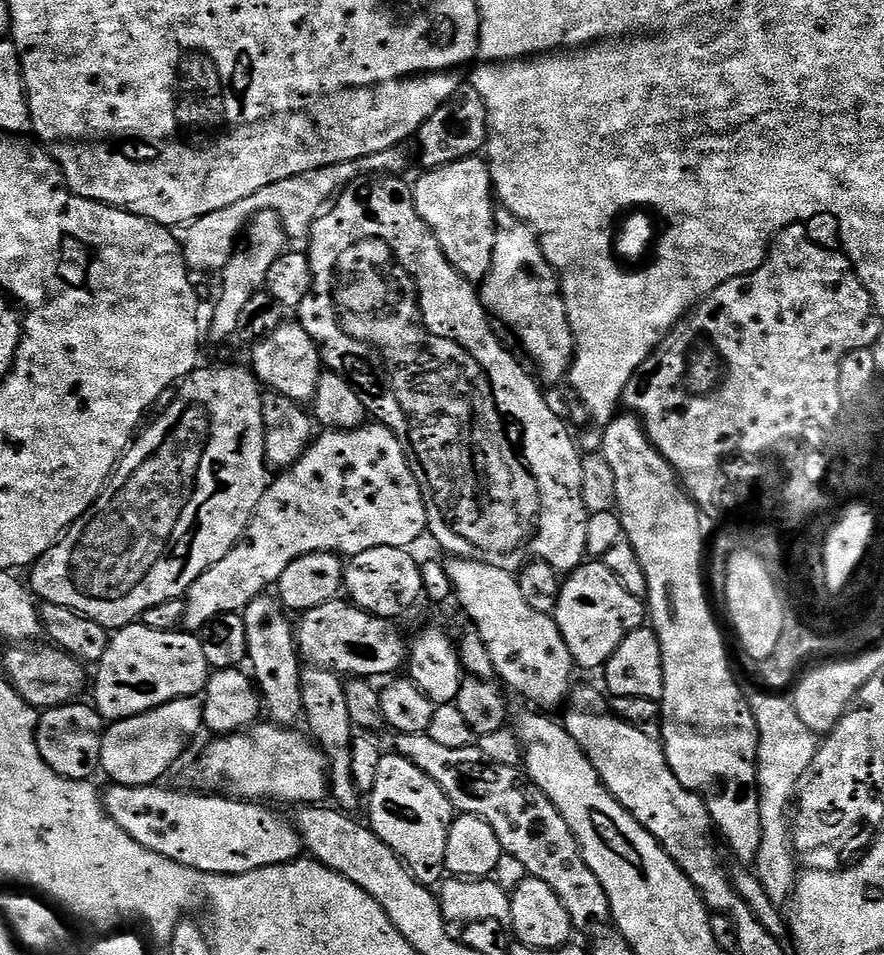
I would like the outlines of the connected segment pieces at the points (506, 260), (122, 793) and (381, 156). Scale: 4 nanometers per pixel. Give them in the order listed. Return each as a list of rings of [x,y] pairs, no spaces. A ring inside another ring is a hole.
[[[503,210],[496,214],[492,271],[488,273],[482,287],[483,307],[493,317],[496,315],[506,327],[512,328],[521,346],[528,351],[529,358],[536,363],[535,371],[538,376],[540,371],[541,376],[539,379],[545,385],[563,381],[571,369],[572,357],[576,354],[576,339],[568,324],[560,281],[541,252],[536,233],[517,216]]]
[[[113,783],[111,789],[107,793],[103,793],[104,811],[108,813],[108,817],[114,822],[118,822],[118,826],[122,830],[126,830],[126,834],[130,834],[130,838],[134,842],[138,842],[142,846],[146,846],[146,850],[150,850],[159,856],[170,858],[174,862],[178,862],[184,868],[193,868],[199,872],[209,872],[215,876],[241,876],[247,872],[254,870],[262,870],[270,866],[278,866],[279,864],[289,864],[290,861],[297,859],[302,852],[302,841],[300,834],[296,830],[296,825],[291,819],[283,820],[276,812],[271,812],[271,807],[265,806],[260,802],[249,802],[239,798],[229,798],[224,794],[205,794],[195,790],[187,790],[188,792],[179,792],[176,788],[162,788],[156,784],[140,785],[137,788],[130,786],[118,785]]]
[[[391,148],[382,150],[378,154],[370,154],[358,163],[351,160],[345,164],[331,164],[325,168],[317,168],[315,172],[307,172],[297,180],[283,180],[263,192],[255,192],[250,198],[242,198],[242,202],[234,202],[234,206],[214,210],[214,214],[206,214],[202,218],[193,220],[190,224],[173,227],[171,229],[172,236],[180,244],[180,250],[184,254],[184,263],[193,273],[216,271],[219,273],[232,259],[234,249],[255,212],[271,210],[277,212],[280,221],[284,223],[284,231],[291,247],[296,250],[303,249],[306,244],[306,234],[311,233],[313,220],[337,193],[347,188],[361,173],[399,173],[401,171],[399,168],[404,164],[400,154],[397,149]]]

